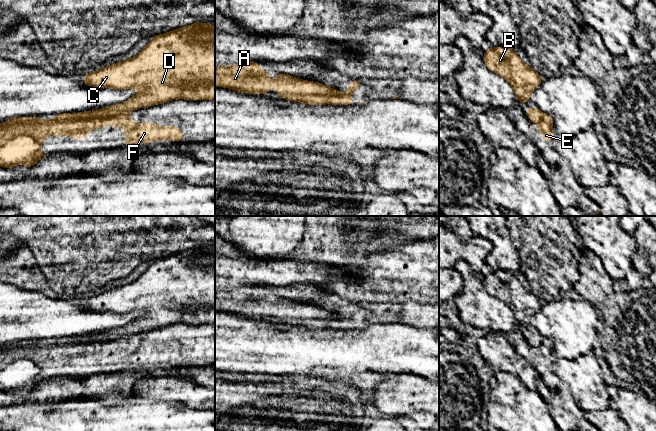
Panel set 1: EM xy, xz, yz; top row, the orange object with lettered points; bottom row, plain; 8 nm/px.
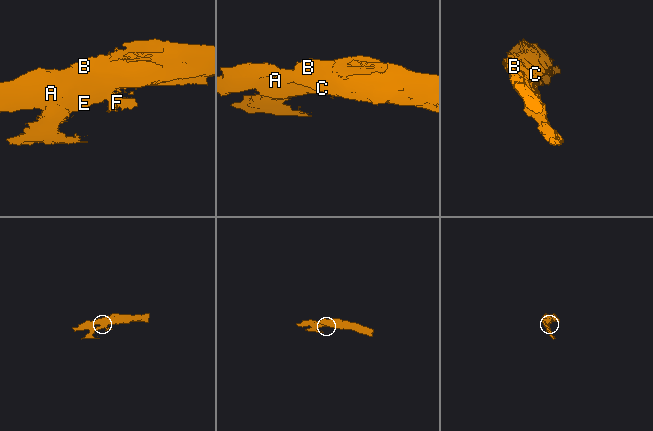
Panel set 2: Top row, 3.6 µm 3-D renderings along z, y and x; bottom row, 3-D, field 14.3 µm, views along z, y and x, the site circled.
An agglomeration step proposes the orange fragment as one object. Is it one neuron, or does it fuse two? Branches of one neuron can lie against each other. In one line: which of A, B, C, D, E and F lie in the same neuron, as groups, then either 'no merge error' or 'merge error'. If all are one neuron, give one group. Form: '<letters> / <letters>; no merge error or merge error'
A B C D / E F; merge error

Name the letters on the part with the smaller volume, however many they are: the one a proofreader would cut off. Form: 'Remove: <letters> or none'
Remove: E, F

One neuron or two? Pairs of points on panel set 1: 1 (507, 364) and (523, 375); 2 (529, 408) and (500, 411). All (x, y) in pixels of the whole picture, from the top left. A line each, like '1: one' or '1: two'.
1: one
2: one

